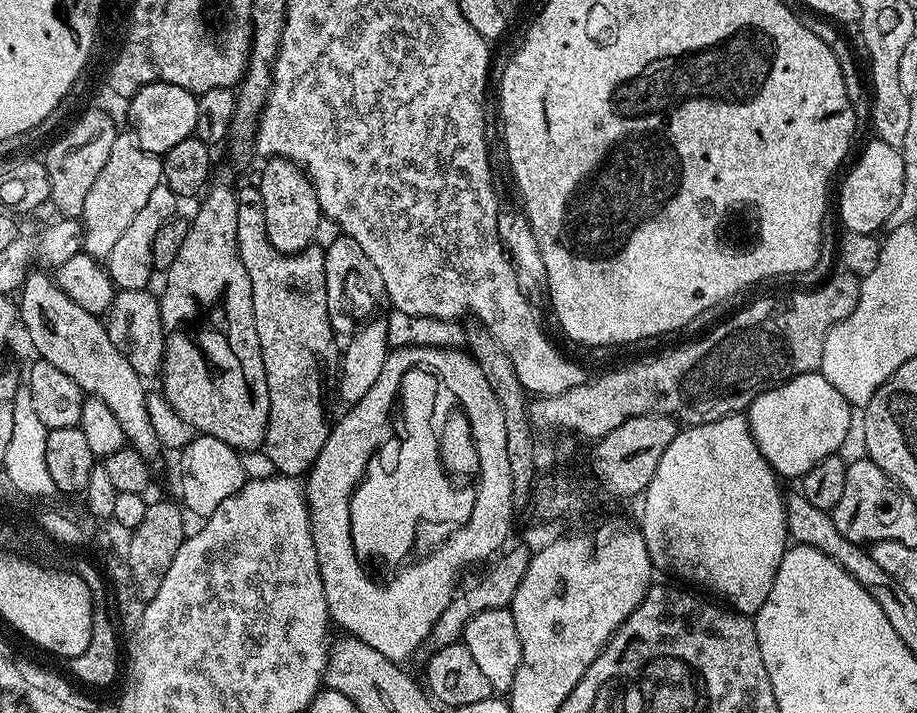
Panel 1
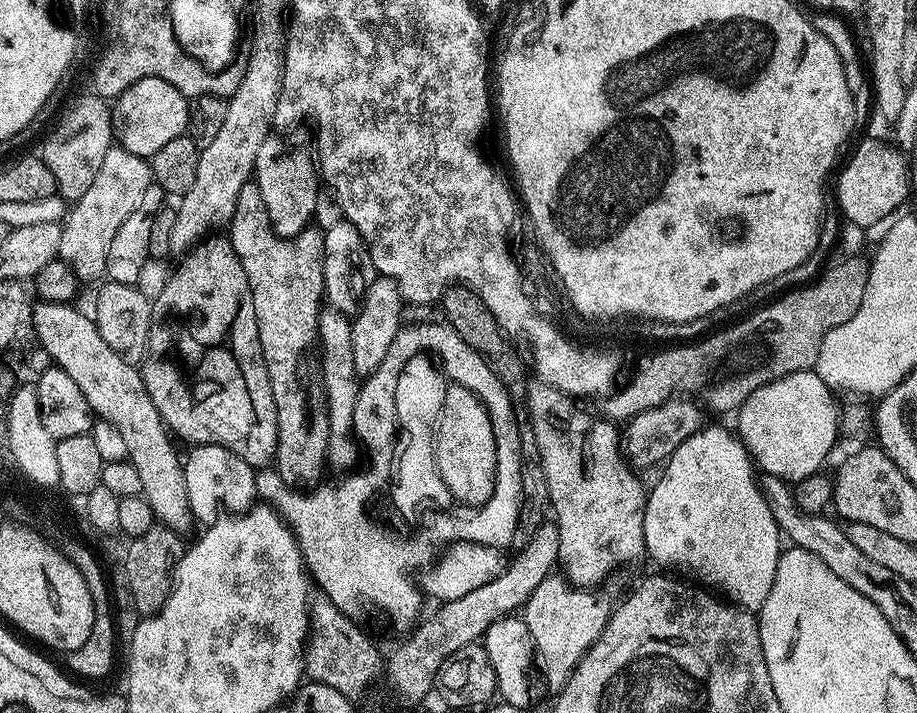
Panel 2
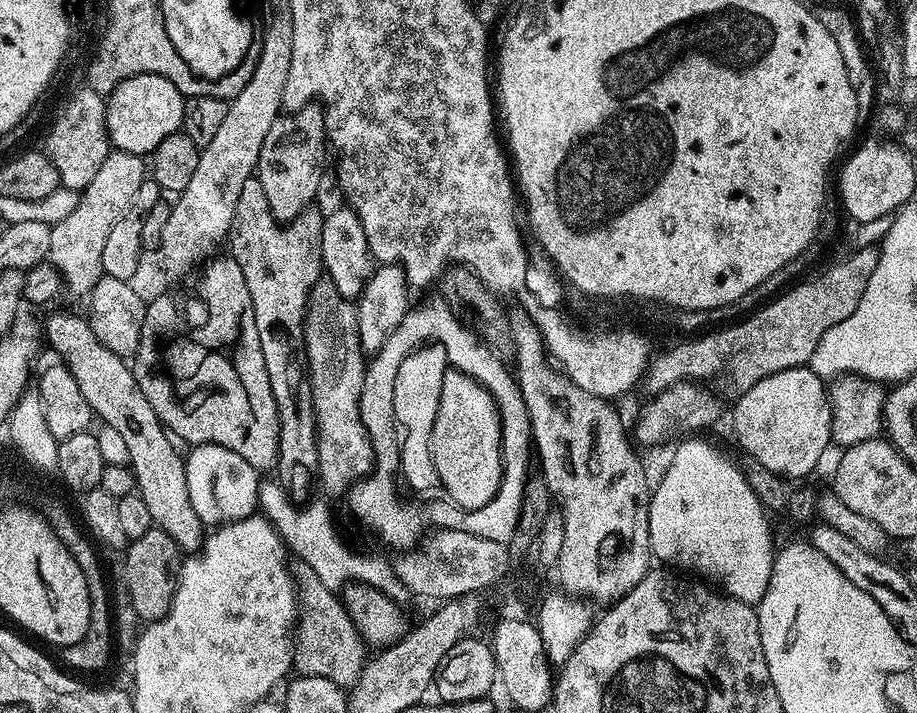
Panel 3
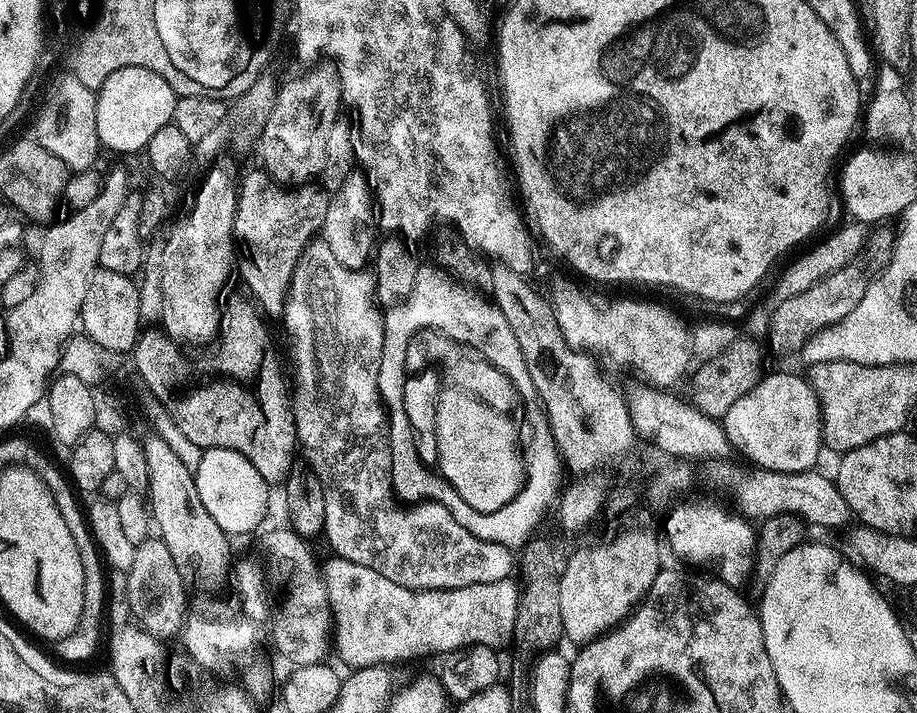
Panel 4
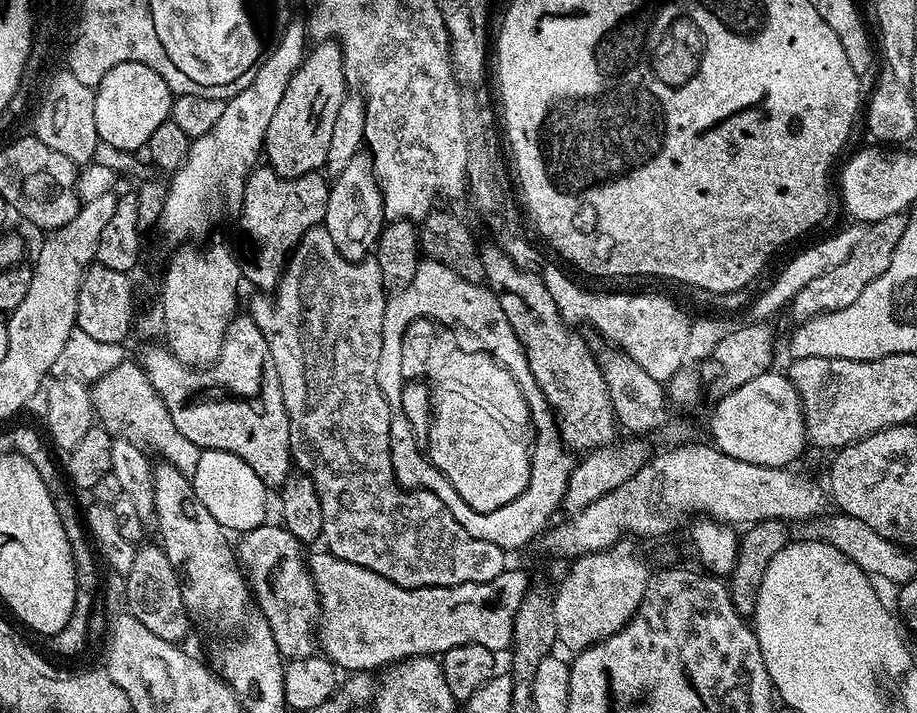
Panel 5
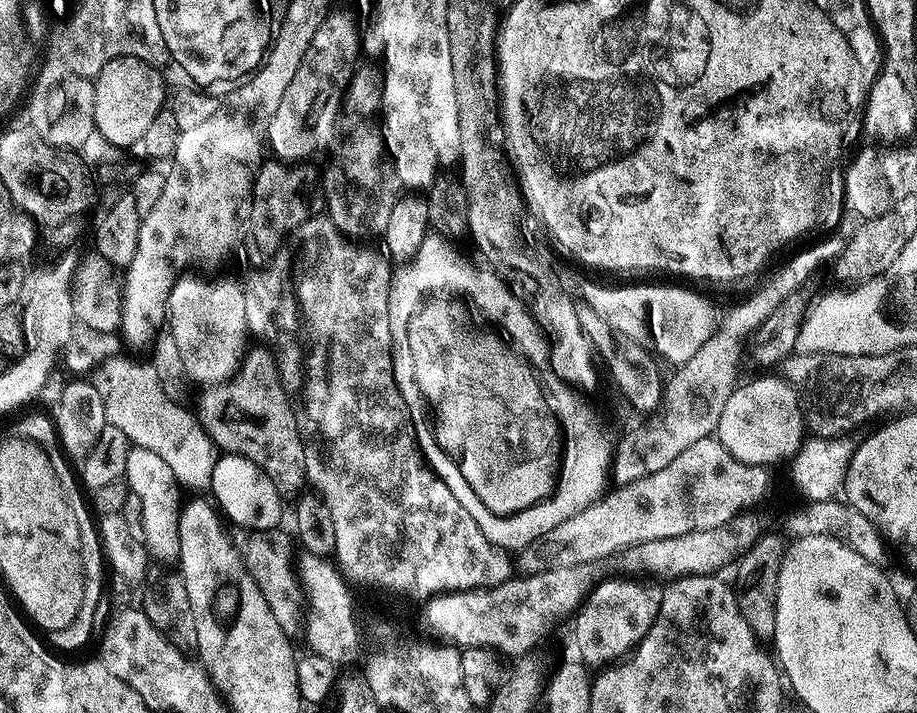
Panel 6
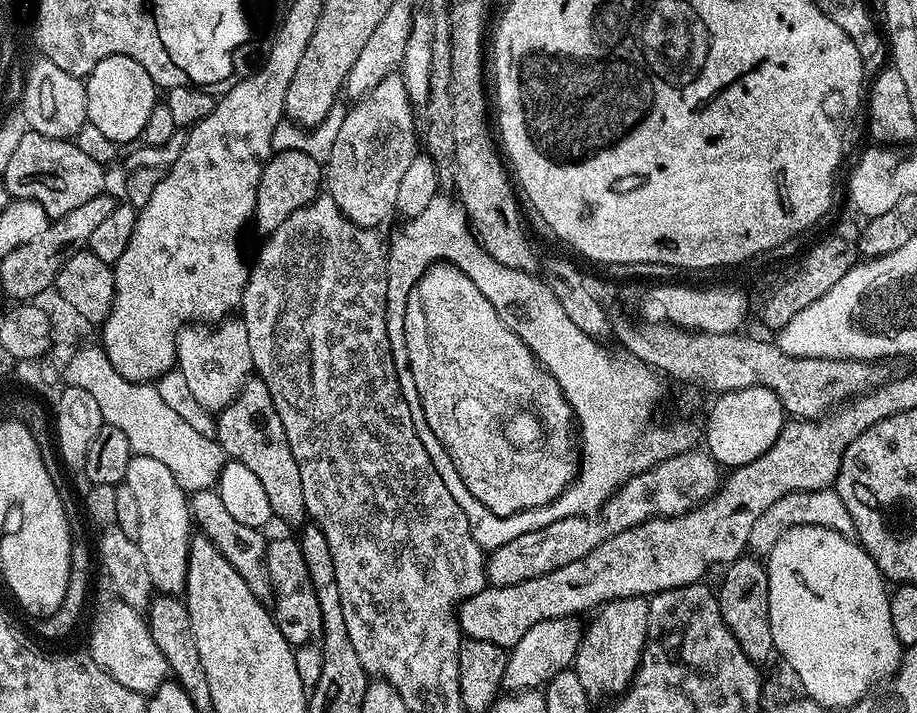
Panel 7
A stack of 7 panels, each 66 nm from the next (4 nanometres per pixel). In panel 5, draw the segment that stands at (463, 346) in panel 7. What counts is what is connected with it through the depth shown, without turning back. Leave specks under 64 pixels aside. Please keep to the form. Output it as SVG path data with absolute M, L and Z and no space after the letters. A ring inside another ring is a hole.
M421 319L414 321L408 328L407 339L416 343L416 348L420 352L424 352L424 372L427 383L431 389L431 427L432 434L432 452L440 464L440 468L445 472L447 481L452 484L456 493L463 497L465 501L480 512L497 511L499 508L508 508L515 501L516 492L520 492L520 488L524 488L524 480L528 480L528 464L532 461L532 449L530 447L530 429L532 427L530 420L530 412L527 406L527 398L519 390L520 384L507 371L504 365L485 350L477 350L471 352L468 348L460 348L460 344L456 341L456 336L451 327L442 323L437 323L432 319Z

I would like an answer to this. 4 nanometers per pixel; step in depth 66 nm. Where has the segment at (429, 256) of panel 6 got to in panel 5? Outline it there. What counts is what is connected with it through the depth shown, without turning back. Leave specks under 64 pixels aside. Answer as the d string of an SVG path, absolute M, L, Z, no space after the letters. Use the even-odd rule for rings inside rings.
M423 259L417 263L415 276L410 285L393 291L385 299L378 386L393 408L400 406L406 383L404 344L406 345L408 328L414 321L421 319L432 319L446 326L460 326L470 332L485 351L491 353L500 364L504 365L521 386L526 387L534 380L525 350L504 316L496 290L483 283L470 282L445 261Z

